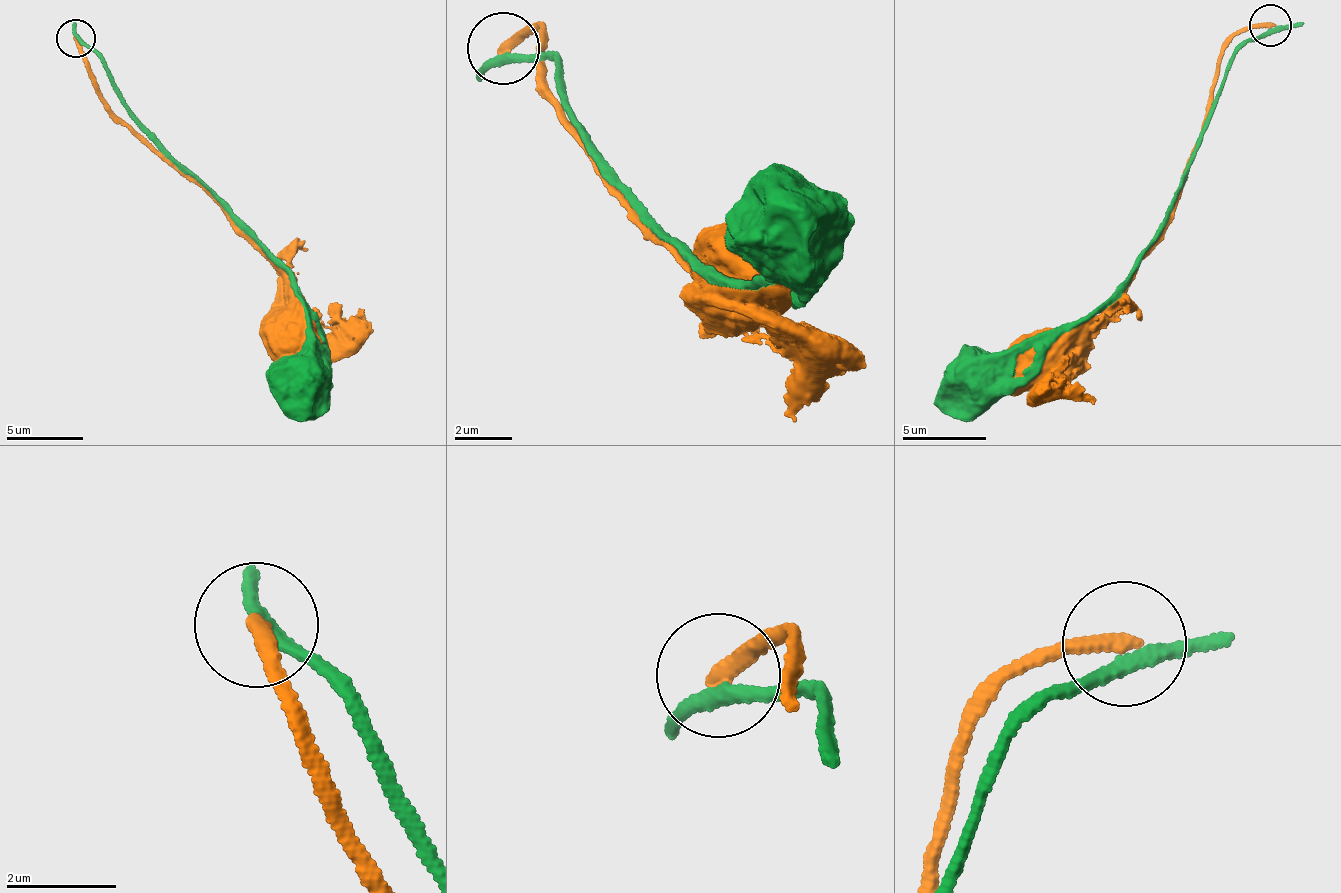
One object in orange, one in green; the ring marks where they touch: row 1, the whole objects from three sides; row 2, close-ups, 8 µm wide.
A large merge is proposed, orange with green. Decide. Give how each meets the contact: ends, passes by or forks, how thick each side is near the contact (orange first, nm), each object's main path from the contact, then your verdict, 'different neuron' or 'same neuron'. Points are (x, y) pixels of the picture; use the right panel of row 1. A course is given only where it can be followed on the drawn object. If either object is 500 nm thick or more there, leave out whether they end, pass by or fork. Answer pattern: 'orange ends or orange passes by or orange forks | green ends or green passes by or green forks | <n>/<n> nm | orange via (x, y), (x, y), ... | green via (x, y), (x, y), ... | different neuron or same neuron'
orange ends | green passes by | 280/240 nm | orange via (1270, 27), (1245, 31), (1228, 44), (1207, 116), (1156, 245), (1131, 272), (1111, 320), (1059, 359), (1047, 353) | green via (1270, 27), (1245, 42), (1229, 62), (1163, 225), (1115, 291), (1087, 313), (1046, 329), (1008, 353), (982, 376) | different neuron

